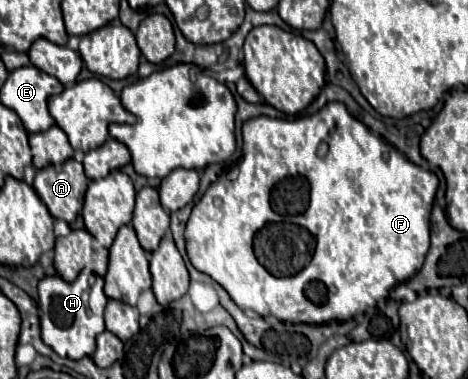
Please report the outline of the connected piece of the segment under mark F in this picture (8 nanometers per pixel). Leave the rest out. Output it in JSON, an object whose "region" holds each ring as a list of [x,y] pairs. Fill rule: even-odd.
{"region":[[[327,103],[321,111],[317,111],[311,117],[297,117],[297,119],[271,119],[271,117],[255,117],[249,119],[243,125],[243,155],[239,161],[239,177],[235,181],[219,177],[218,181],[214,182],[205,195],[199,199],[199,203],[193,207],[191,217],[187,221],[185,227],[185,243],[187,243],[187,257],[193,263],[193,267],[201,273],[207,273],[213,281],[217,281],[221,287],[225,287],[225,291],[229,291],[229,297],[243,309],[251,309],[259,315],[273,315],[281,321],[291,321],[291,323],[309,323],[309,325],[317,325],[317,323],[329,323],[329,321],[349,321],[351,317],[355,317],[357,313],[365,311],[367,307],[377,305],[381,299],[389,297],[389,291],[407,281],[411,275],[415,275],[427,255],[429,249],[429,215],[431,215],[431,205],[434,204],[437,192],[437,175],[431,171],[421,169],[419,165],[407,161],[397,149],[393,149],[393,145],[385,143],[385,139],[373,135],[361,121],[357,121],[355,117],[349,115],[349,111],[345,109],[343,103]],[[277,221],[287,221],[287,223],[297,223],[301,227],[305,227],[317,241],[315,253],[311,263],[299,271],[293,277],[273,277],[265,271],[263,265],[259,265],[259,261],[253,255],[253,237],[255,233],[265,225],[265,223],[277,223]],[[311,281],[323,281],[329,289],[329,299],[325,305],[315,305],[311,303],[303,289],[307,283]]]}

